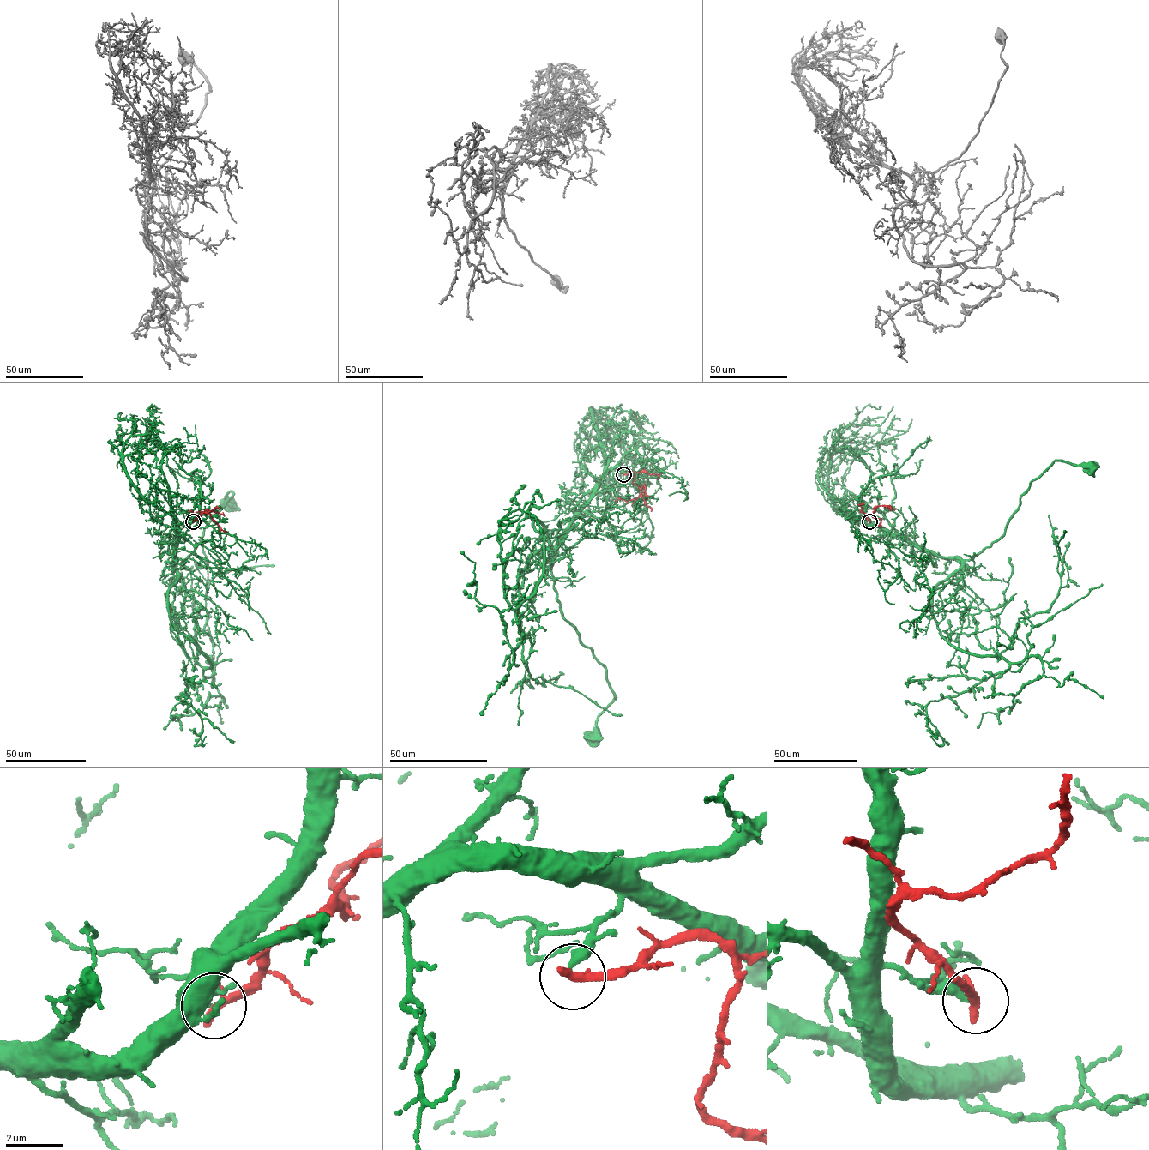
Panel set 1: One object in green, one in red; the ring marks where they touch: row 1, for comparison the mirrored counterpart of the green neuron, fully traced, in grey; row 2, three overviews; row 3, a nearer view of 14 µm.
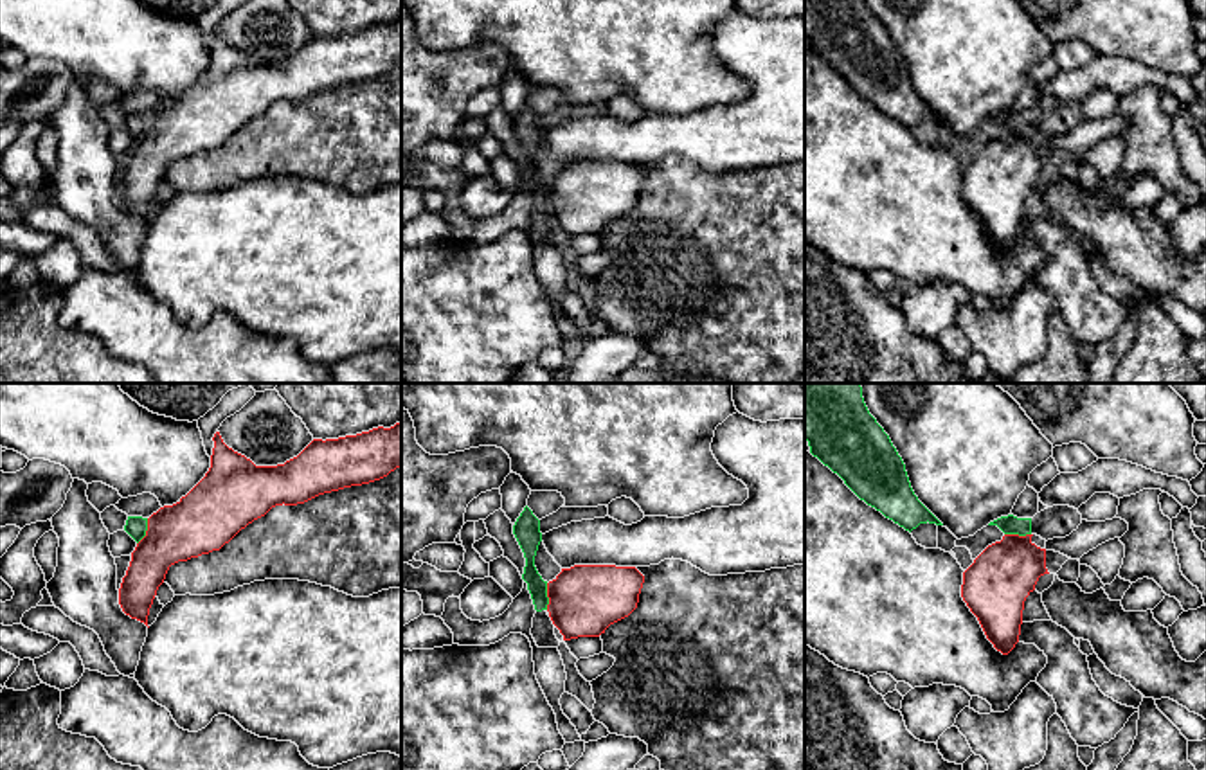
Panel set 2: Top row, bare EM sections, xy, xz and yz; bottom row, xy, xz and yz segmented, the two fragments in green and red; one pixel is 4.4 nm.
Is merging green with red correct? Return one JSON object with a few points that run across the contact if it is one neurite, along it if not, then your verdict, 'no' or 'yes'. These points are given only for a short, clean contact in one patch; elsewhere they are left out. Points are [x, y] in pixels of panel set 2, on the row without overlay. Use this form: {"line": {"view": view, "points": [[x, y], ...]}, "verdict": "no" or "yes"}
{"line": {"view": "xz", "points": [[546, 180], [548, 205]]}, "verdict": "no"}

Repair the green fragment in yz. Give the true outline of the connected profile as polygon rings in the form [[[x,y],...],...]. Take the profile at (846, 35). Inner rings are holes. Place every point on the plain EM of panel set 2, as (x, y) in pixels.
[[[805,0],[805,36],[810,50],[837,70],[860,97],[905,128],[927,119],[943,122],[914,92],[902,54],[866,0]]]

